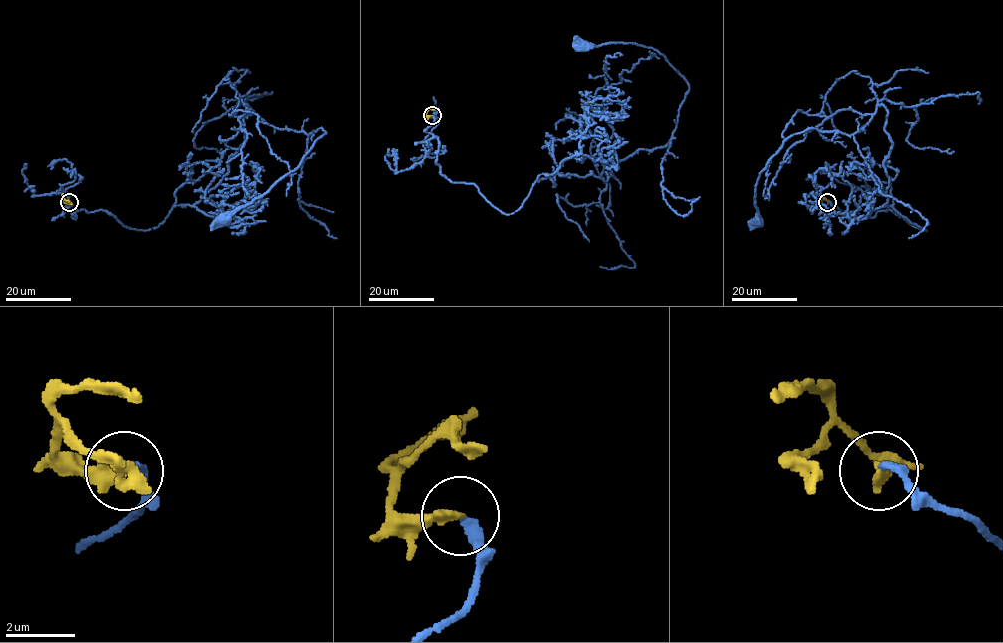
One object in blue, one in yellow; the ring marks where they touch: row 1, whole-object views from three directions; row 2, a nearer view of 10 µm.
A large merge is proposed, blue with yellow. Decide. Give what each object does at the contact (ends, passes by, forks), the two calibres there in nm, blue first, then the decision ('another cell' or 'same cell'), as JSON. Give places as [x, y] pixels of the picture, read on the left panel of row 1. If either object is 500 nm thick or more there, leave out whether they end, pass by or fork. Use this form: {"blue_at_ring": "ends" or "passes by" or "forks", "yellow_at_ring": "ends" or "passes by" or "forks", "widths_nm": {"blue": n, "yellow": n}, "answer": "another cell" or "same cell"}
{"blue_at_ring": "ends", "yellow_at_ring": "ends", "widths_nm": {"blue": 260, "yellow": 320}, "answer": "same cell"}

